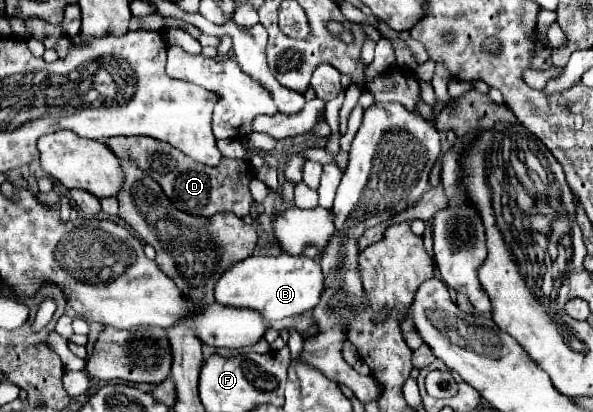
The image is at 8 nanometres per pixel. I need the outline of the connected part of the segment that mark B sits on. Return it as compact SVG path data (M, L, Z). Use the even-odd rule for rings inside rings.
M252 255L226 267L226 271L214 285L214 297L216 303L220 305L254 309L262 315L262 319L278 321L314 309L322 289L324 289L324 275L320 271L320 265L312 259L294 255L278 255L278 257Z

